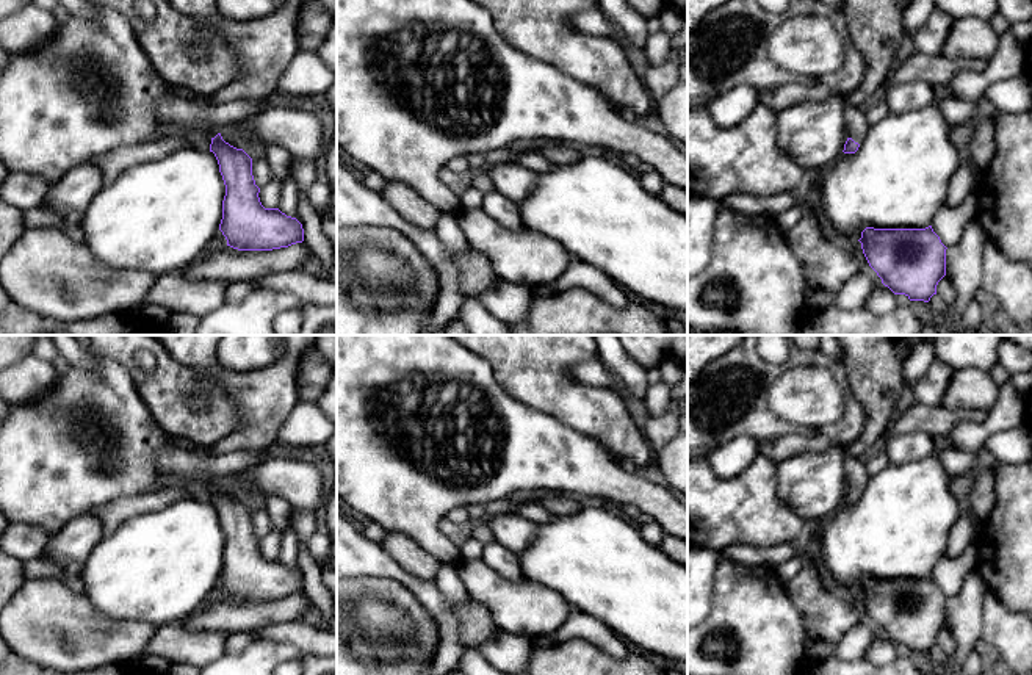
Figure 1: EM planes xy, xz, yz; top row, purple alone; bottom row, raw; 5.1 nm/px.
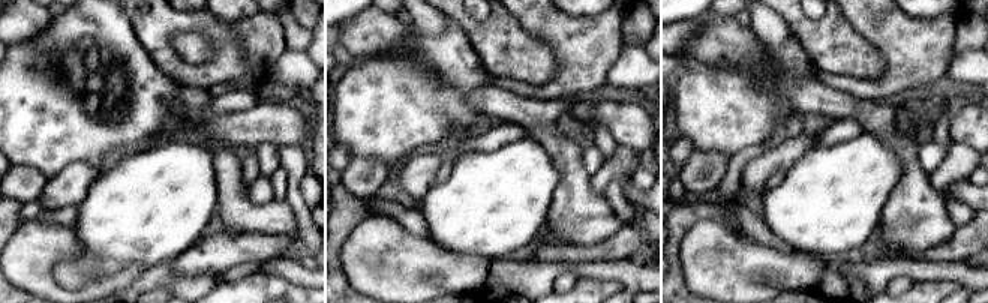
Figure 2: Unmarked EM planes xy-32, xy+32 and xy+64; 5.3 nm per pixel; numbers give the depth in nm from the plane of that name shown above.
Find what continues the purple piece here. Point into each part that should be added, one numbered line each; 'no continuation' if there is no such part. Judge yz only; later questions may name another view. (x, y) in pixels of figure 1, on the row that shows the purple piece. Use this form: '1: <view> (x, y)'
1: yz (857, 126)

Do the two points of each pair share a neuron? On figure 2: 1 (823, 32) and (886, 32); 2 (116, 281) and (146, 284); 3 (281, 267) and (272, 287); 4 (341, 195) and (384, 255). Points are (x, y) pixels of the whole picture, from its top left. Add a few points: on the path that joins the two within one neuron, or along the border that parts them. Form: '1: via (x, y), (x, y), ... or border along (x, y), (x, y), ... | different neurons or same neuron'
1: border along (843, 15), (883, 54) | different neurons
2: border along (147, 269), (125, 287) | different neurons
3: border along (254, 269), (281, 275), (308, 287) | different neurons
4: border along (372, 215), (356, 227), (341, 249) | different neurons

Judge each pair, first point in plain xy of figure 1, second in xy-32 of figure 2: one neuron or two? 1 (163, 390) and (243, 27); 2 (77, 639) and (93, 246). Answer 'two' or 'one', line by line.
1: two
2: two

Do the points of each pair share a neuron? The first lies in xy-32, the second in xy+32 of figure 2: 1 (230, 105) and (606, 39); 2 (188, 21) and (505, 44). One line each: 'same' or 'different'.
1: different
2: same

